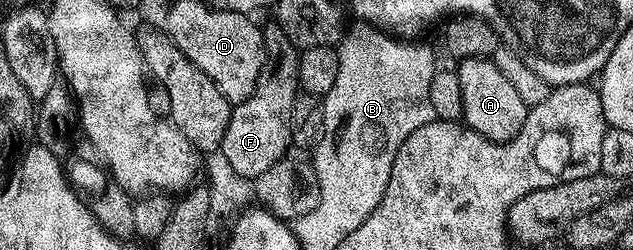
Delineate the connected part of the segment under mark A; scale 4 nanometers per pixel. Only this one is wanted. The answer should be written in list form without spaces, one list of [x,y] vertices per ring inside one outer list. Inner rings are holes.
[[[465,57],[458,62],[461,79],[461,100],[465,102],[463,121],[468,129],[477,131],[490,141],[512,141],[527,118],[528,106],[521,94],[501,75],[501,67],[491,57]]]

